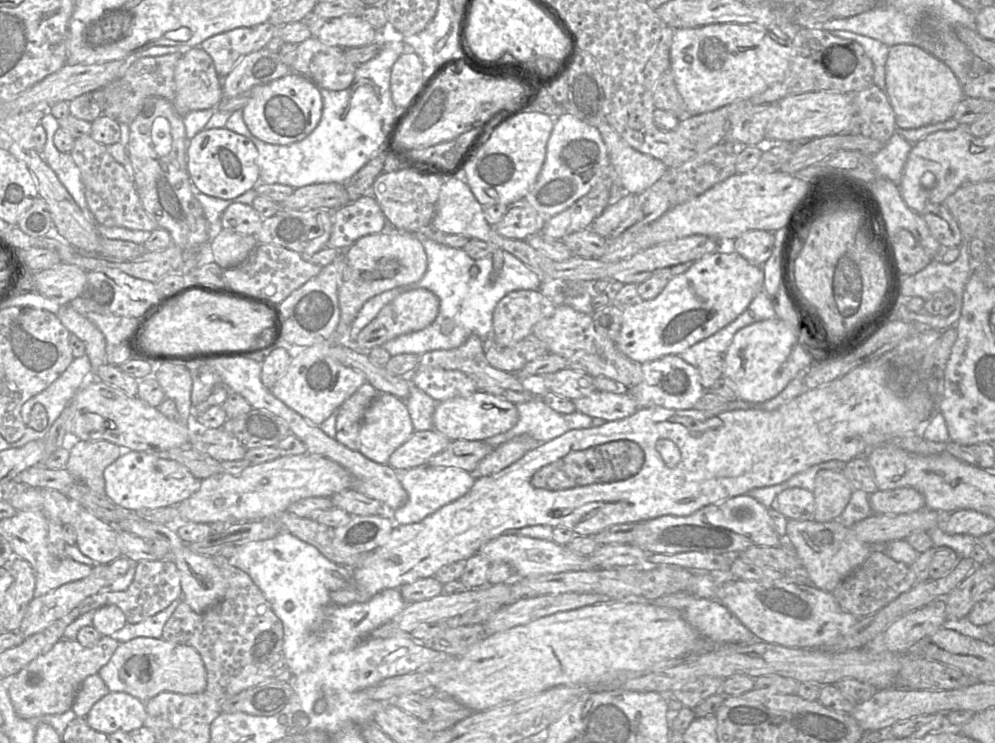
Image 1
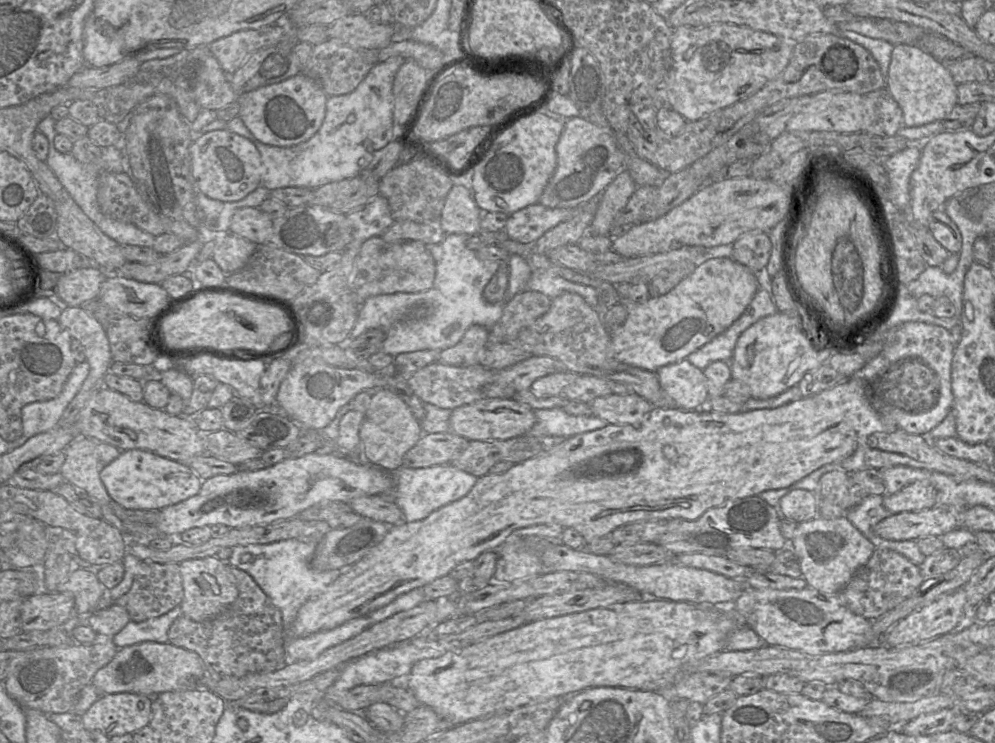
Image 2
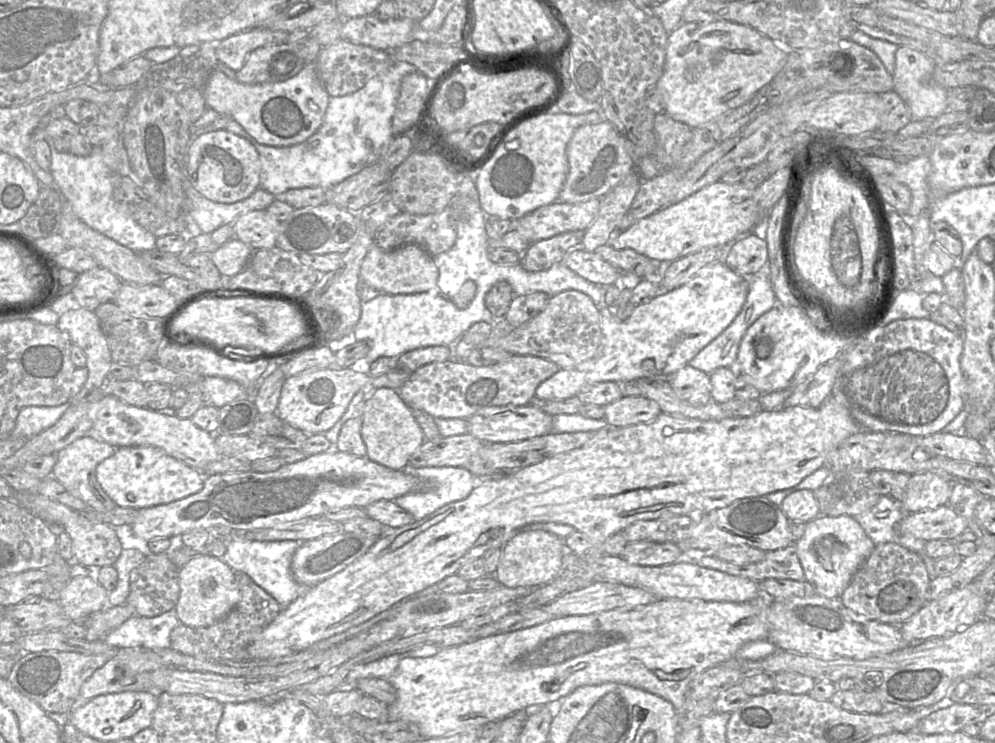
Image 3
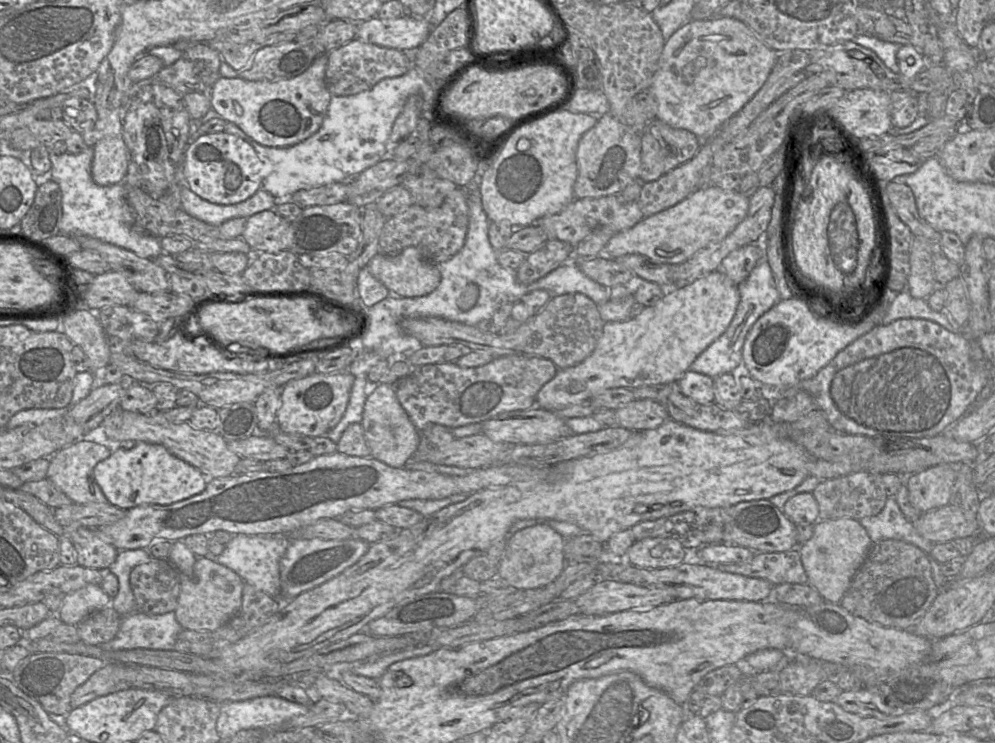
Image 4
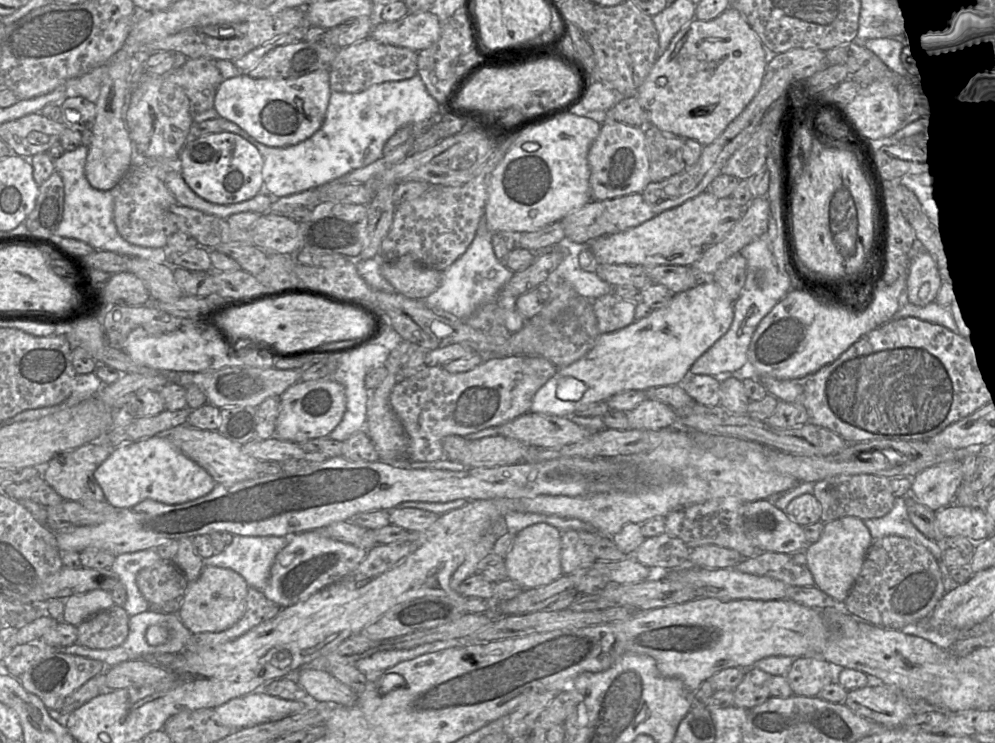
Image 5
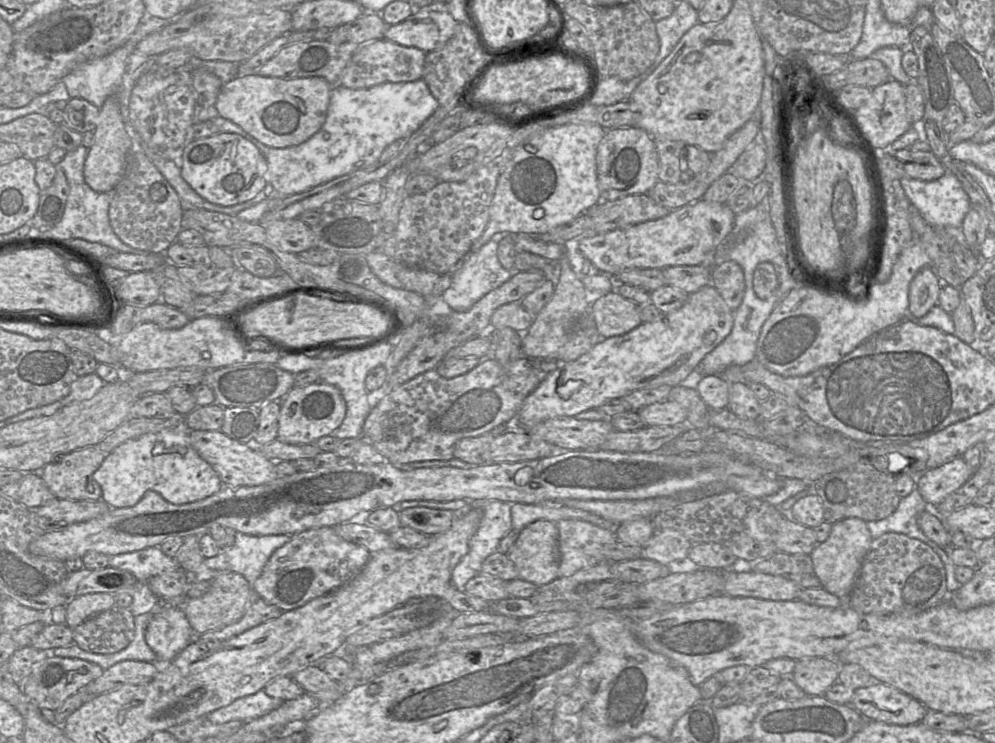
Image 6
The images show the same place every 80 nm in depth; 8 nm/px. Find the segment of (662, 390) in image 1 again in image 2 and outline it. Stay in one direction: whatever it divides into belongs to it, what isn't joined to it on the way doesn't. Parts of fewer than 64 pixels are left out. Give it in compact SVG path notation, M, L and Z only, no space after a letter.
M687 359L656 371L661 388L681 410L703 409L709 399L704 372Z

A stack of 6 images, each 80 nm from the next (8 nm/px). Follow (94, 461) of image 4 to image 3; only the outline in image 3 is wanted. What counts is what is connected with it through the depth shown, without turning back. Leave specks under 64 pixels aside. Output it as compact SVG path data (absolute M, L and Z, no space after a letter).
M83 436L56 453L56 463L51 476L58 480L72 495L85 502L89 508L105 512L117 507L102 489L96 478L96 468L103 460L111 457L116 449L112 445Z

